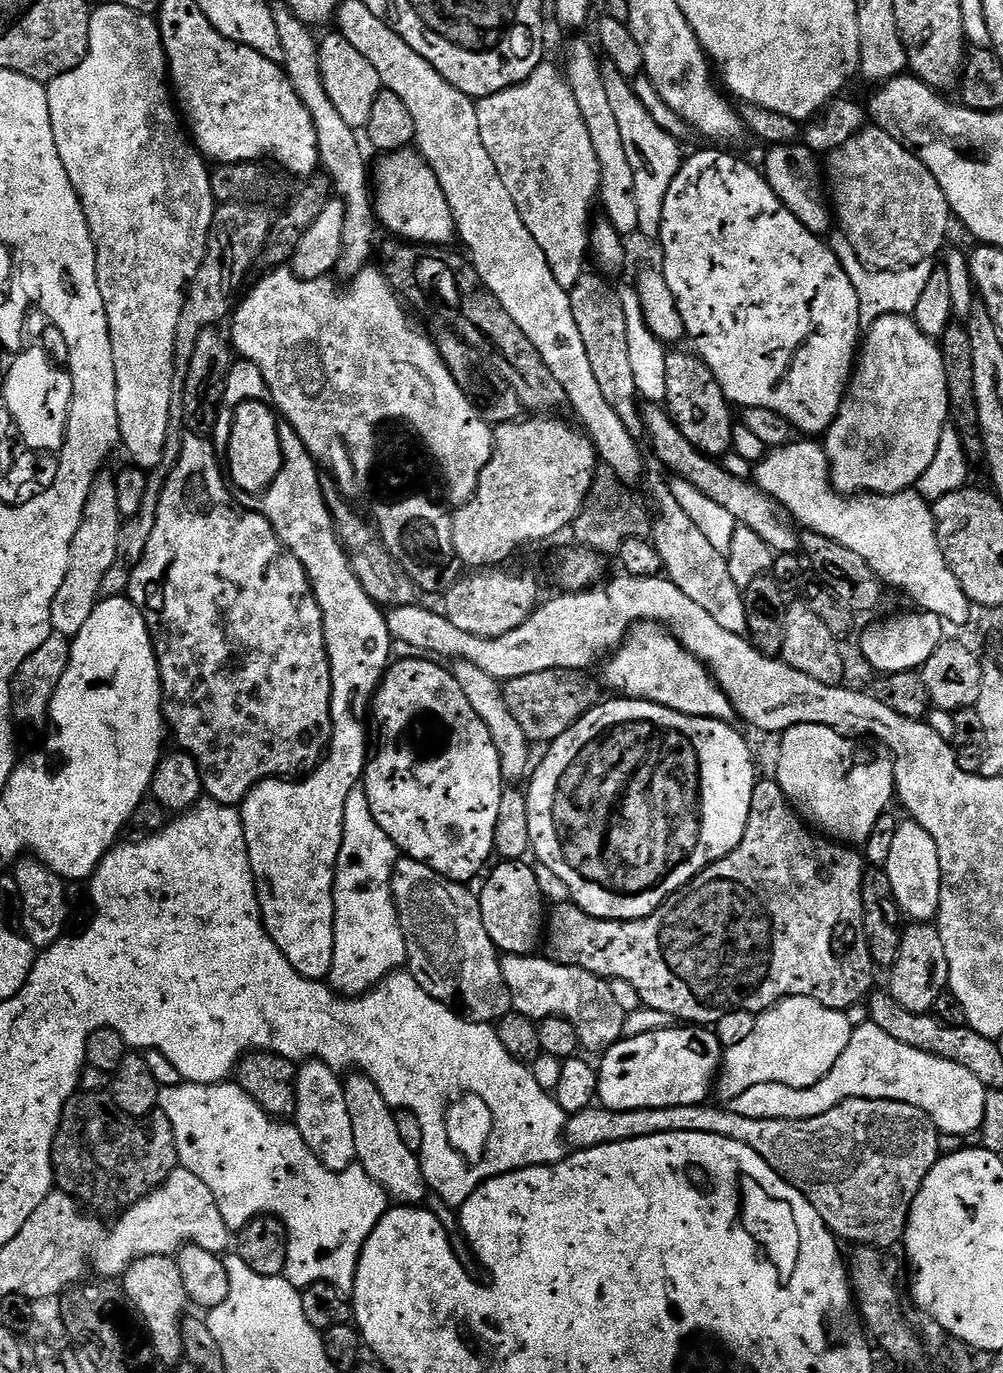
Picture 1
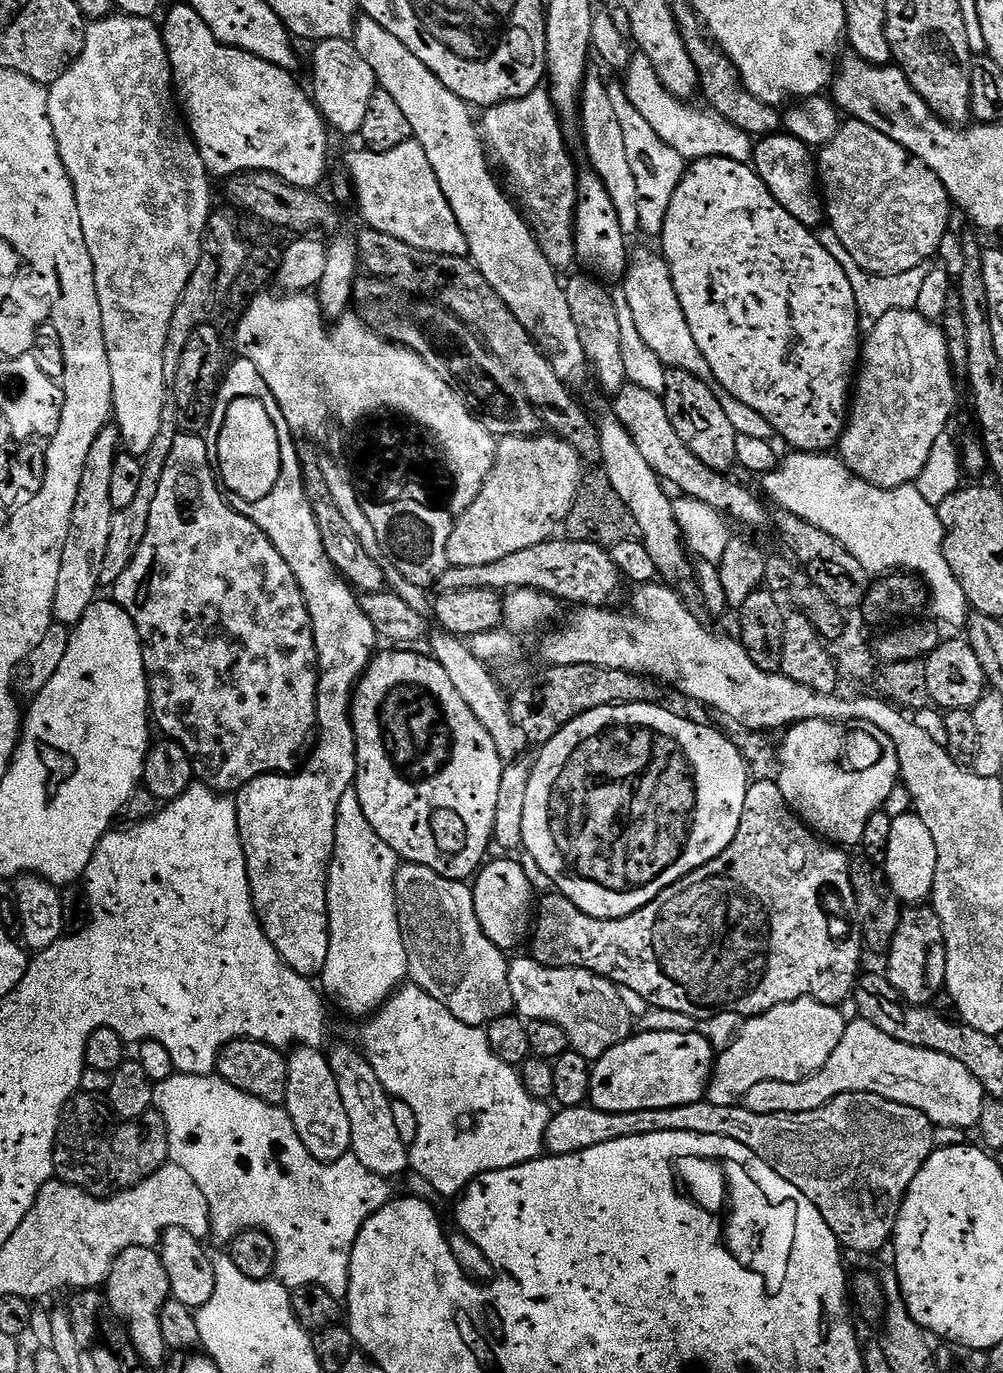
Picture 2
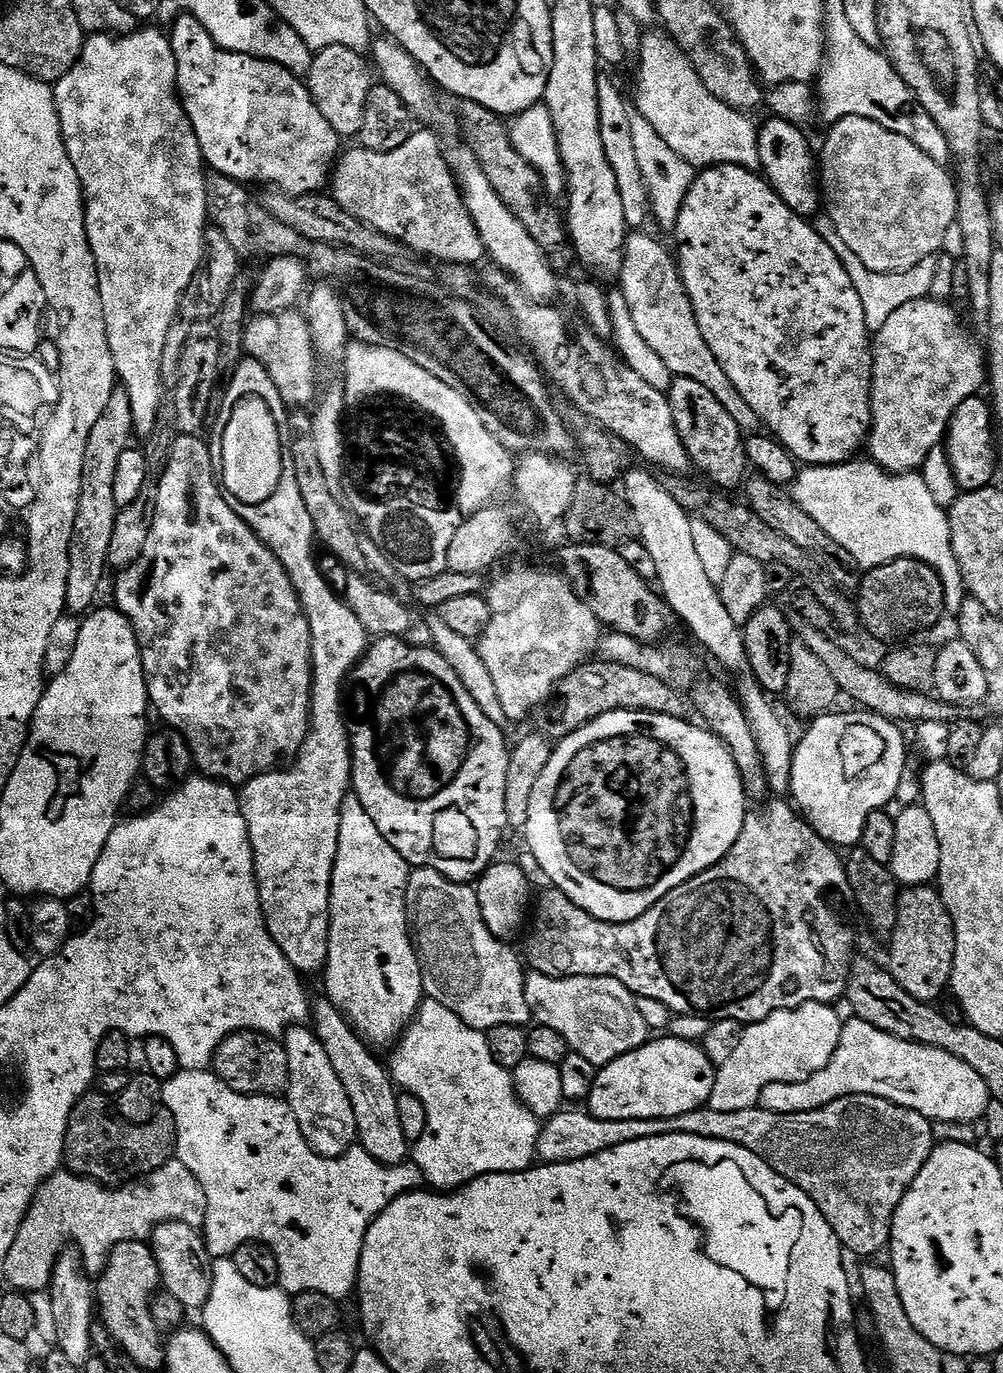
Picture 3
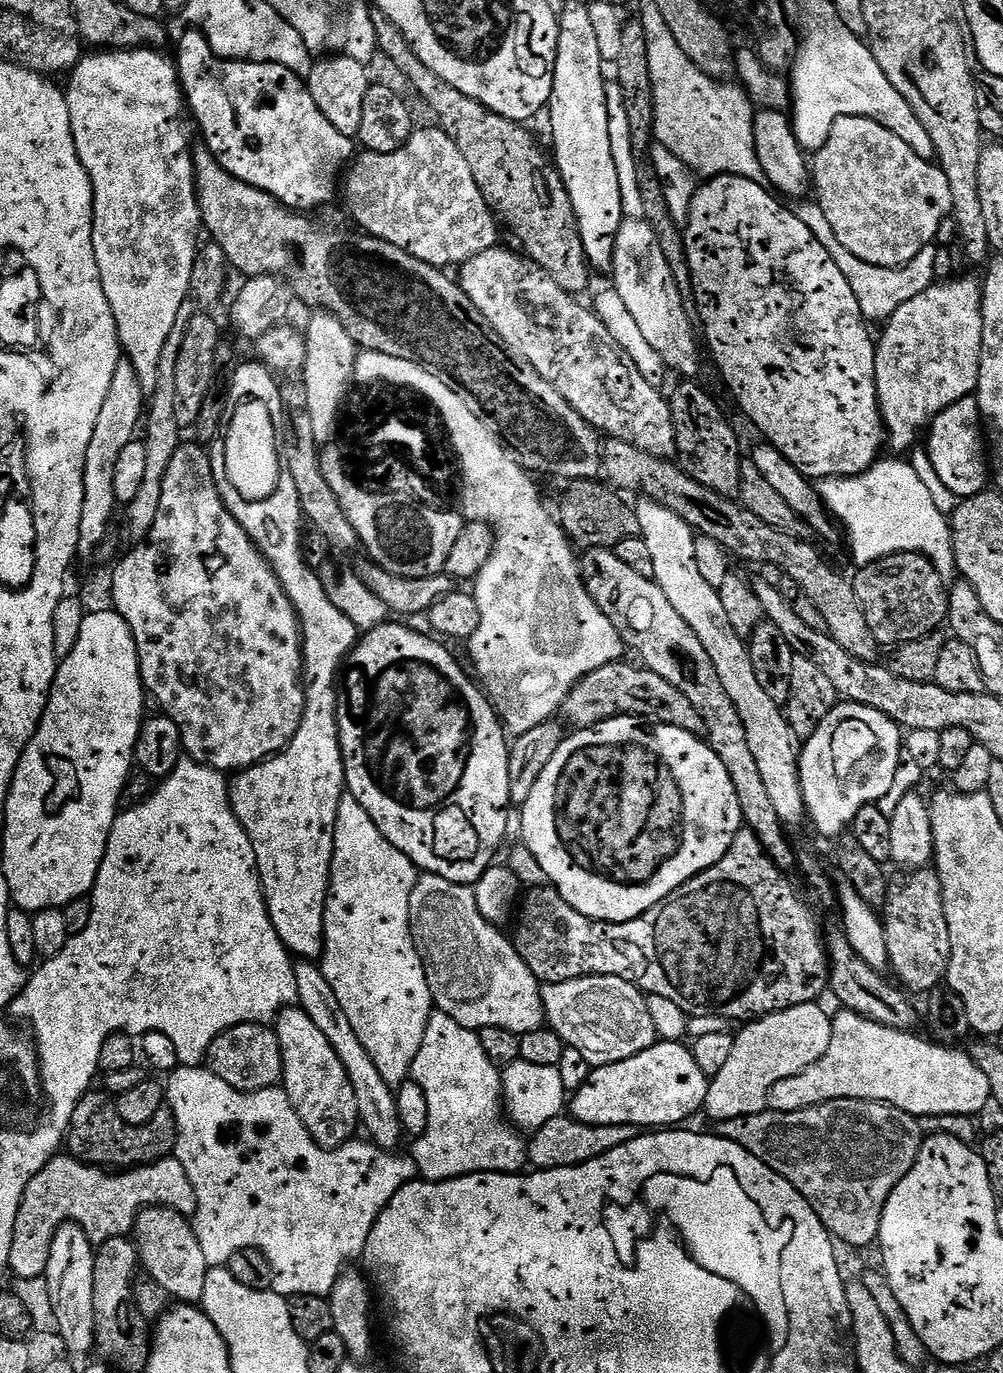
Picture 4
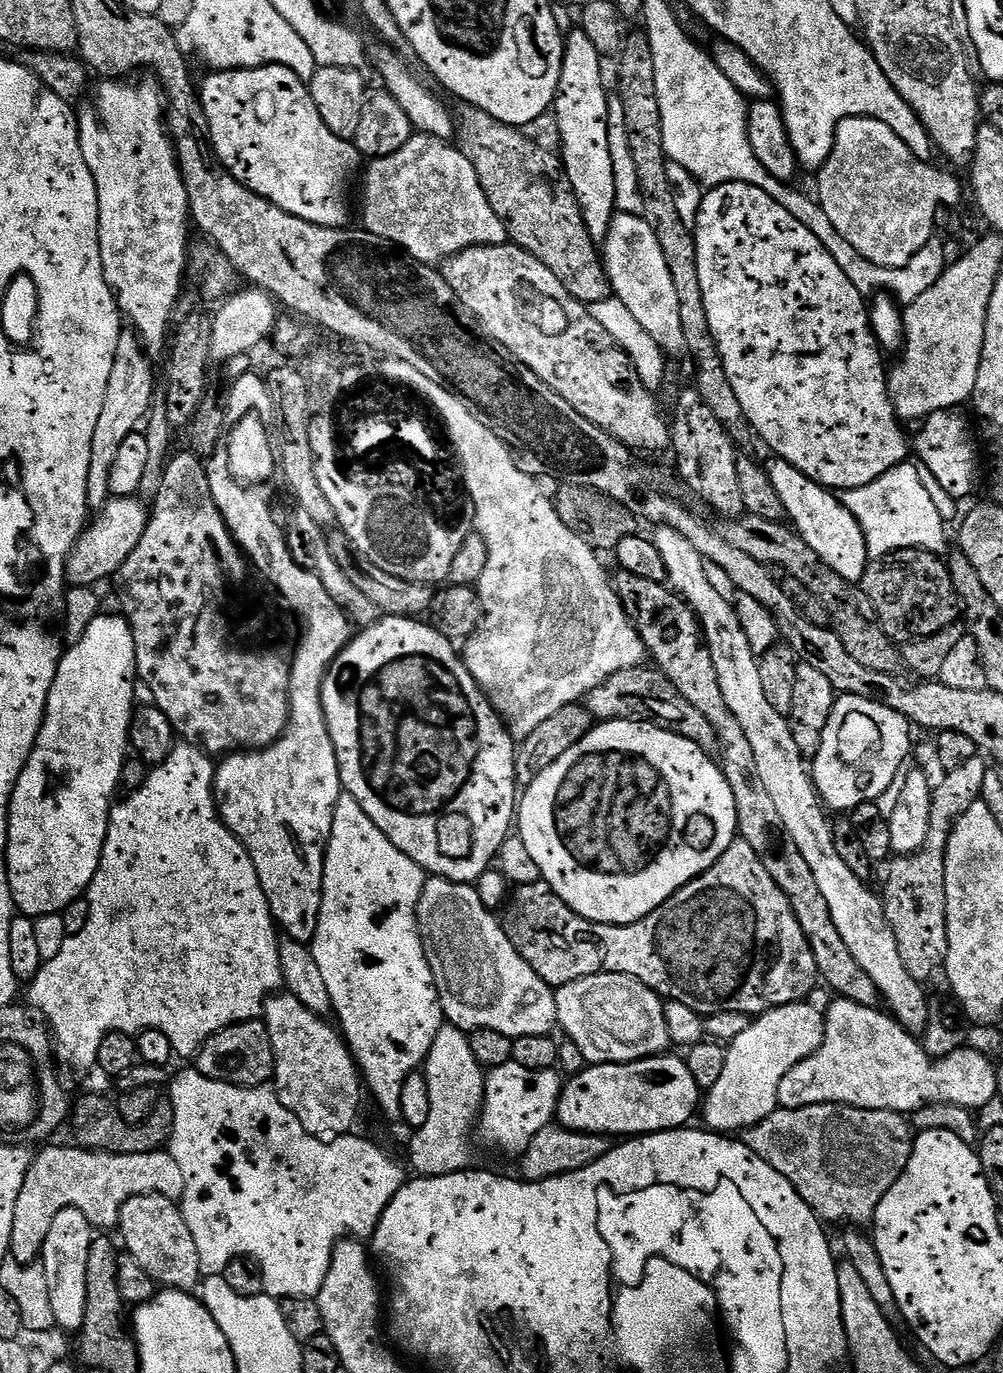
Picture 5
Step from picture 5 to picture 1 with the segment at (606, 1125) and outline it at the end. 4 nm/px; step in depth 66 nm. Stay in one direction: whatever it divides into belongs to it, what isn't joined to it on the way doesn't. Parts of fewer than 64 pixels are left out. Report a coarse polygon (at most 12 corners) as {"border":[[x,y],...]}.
{"border":[[707,1027],[622,1038],[601,1060],[612,1112],[713,1095],[722,1045]]}

